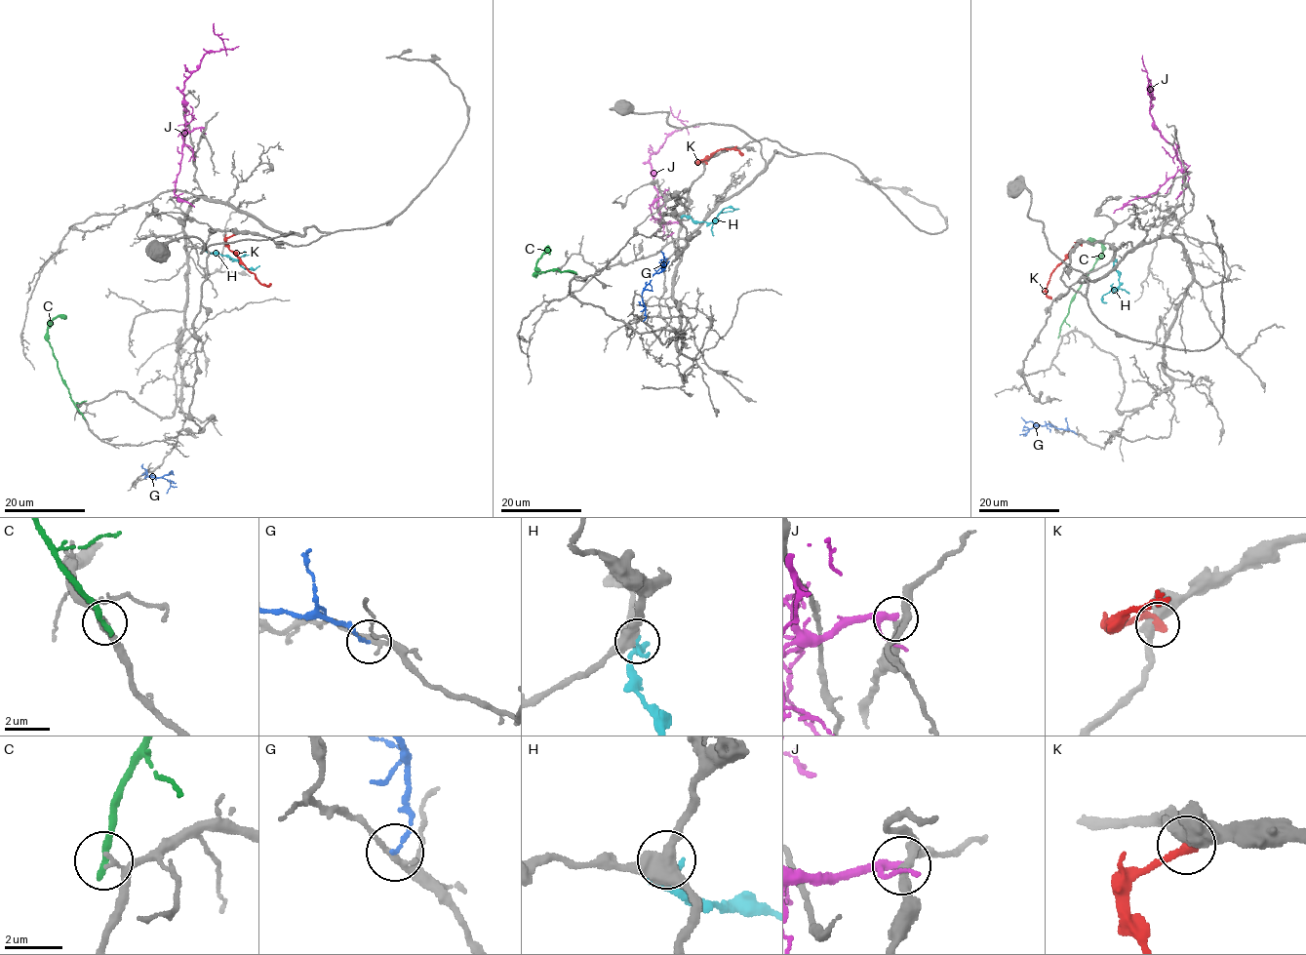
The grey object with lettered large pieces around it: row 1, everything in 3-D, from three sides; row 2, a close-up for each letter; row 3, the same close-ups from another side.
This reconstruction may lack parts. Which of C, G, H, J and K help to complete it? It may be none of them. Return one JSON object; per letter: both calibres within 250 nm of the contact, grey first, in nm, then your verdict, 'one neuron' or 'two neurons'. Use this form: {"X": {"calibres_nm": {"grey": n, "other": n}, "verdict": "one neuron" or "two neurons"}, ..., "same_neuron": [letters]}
{"C": {"calibres_nm": {"grey": 140, "other": 280}, "verdict": "two neurons"}, "G": {"calibres_nm": {"grey": 200, "other": 120}, "verdict": "two neurons"}, "H": {"calibres_nm": {"grey": 460, "other": 190}, "verdict": "two neurons"}, "J": {"calibres_nm": {"grey": 240, "other": 220}, "verdict": "two neurons"}, "K": {"calibres_nm": {"grey": 480, "other": 320}, "verdict": "two neurons"}, "same_neuron": []}

